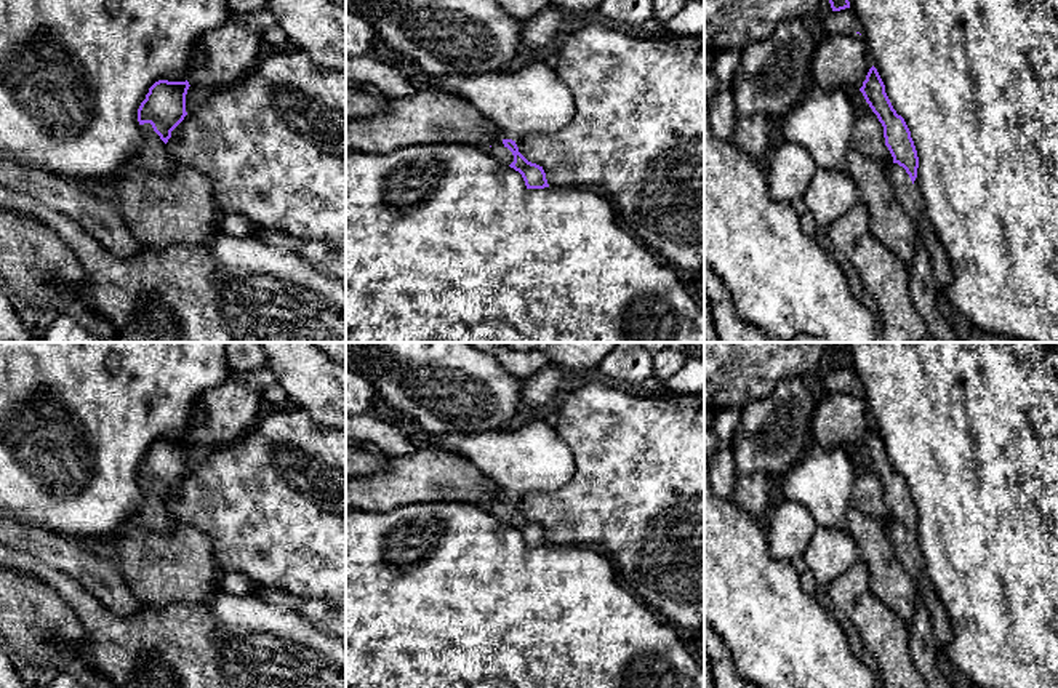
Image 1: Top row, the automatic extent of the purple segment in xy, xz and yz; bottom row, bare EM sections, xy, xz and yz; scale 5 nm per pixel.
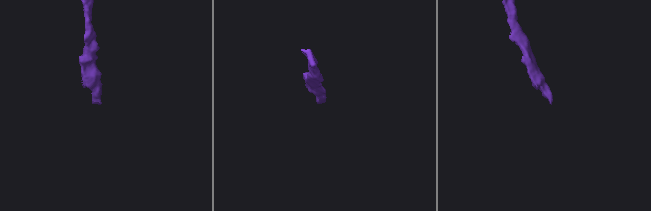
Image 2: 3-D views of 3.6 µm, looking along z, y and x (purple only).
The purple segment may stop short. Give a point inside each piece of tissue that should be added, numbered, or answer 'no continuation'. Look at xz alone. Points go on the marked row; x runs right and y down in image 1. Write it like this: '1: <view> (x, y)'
1: xz (498, 151)

